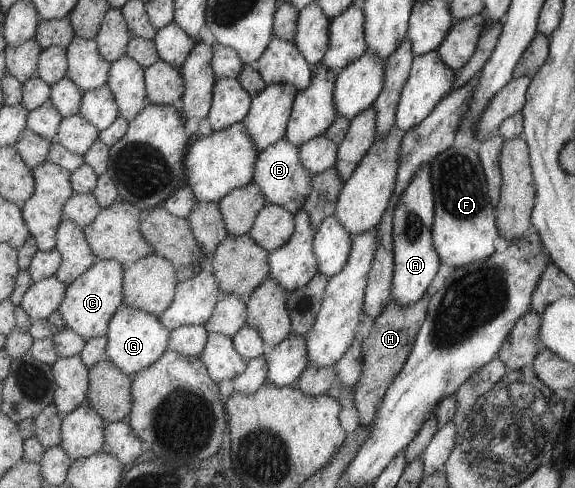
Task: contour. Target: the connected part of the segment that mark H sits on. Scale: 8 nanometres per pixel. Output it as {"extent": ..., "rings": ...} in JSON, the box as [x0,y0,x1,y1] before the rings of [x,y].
{"extent":[354,293,431,428],"rings":[[[428,293],[412,306],[400,306],[396,300],[388,300],[384,314],[380,316],[380,319],[370,323],[370,333],[364,340],[362,378],[354,387],[354,402],[360,412],[360,424],[364,428],[370,428],[372,424],[375,424],[382,400],[384,400],[384,396],[387,396],[388,388],[392,387],[395,379],[407,364],[412,348],[415,347],[416,338],[419,336],[420,328],[423,328],[424,322],[428,319],[428,302],[430,300],[431,296]]]}

